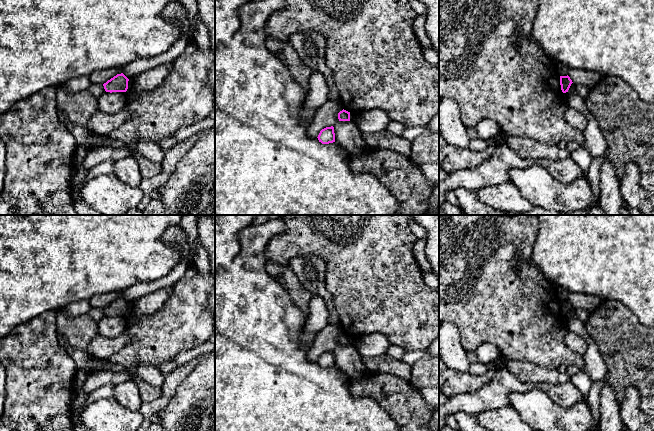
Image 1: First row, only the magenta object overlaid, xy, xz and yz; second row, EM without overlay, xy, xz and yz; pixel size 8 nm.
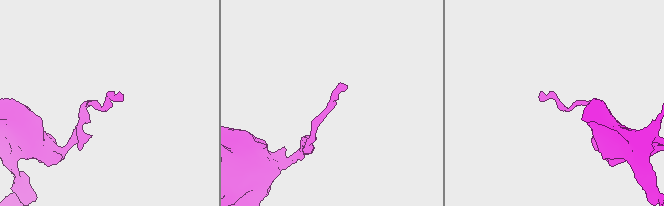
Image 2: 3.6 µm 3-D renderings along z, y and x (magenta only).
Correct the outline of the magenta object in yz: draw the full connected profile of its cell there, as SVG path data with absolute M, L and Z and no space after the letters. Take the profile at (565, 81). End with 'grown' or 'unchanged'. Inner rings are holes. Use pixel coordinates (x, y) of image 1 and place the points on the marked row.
M568 75L567 76L560 76L560 85L561 85L561 90L563 93L568 92L572 83L573 82Z; unchanged

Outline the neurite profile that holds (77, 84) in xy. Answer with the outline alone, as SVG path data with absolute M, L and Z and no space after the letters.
M80 76L66 81L63 86L70 93L75 94L80 91L87 90L90 84L91 82L88 76Z

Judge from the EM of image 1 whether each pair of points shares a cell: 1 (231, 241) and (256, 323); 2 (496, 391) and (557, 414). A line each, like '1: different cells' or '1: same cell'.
1: different cells
2: different cells

